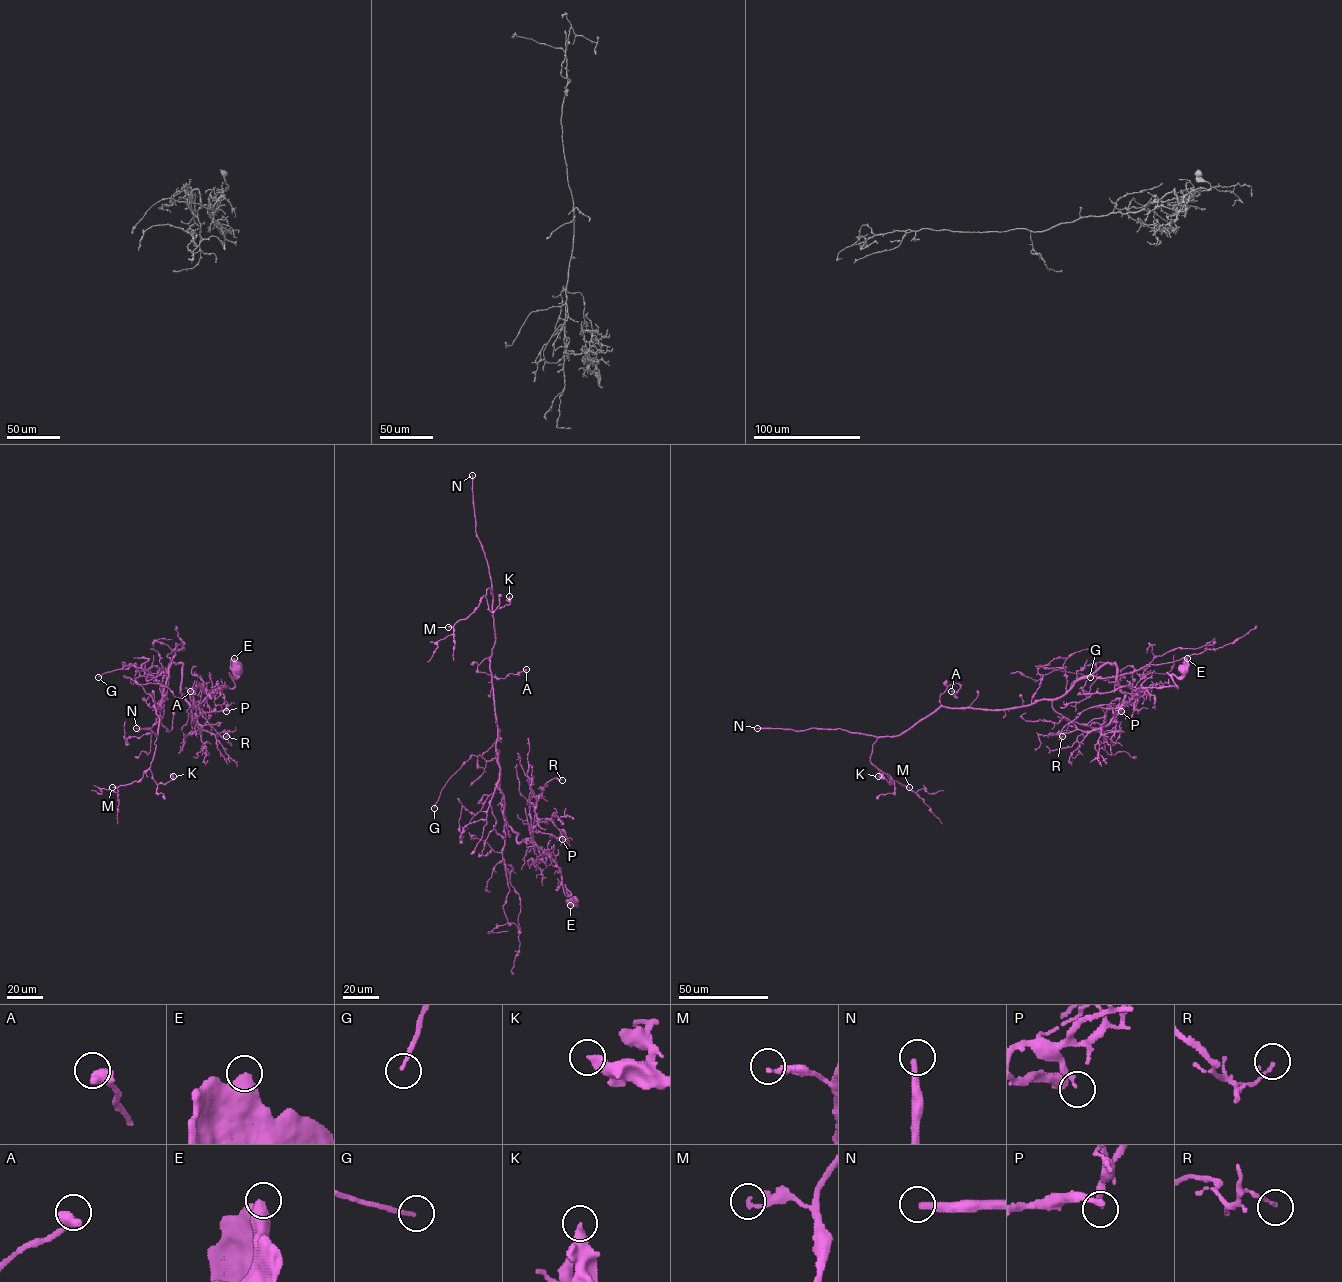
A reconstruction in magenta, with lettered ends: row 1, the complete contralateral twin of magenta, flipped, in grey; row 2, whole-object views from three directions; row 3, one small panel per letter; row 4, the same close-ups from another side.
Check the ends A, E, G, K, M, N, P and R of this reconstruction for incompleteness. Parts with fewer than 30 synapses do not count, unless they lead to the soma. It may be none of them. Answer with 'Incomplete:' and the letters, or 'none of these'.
Incomplete: N

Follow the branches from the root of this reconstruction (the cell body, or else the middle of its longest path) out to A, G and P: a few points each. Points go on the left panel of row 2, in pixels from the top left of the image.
A: (238, 669), (233, 688), (196, 708), (181, 692), (181, 663), (169, 668), (160, 710), (141, 685), (190, 691)
G: (238, 669), (233, 688), (196, 708), (181, 692), (181, 663), (160, 702), (140, 668), (98, 677)
P: (238, 669), (233, 677), (230, 674), (234, 686), (216, 687), (196, 714), (226, 711)

